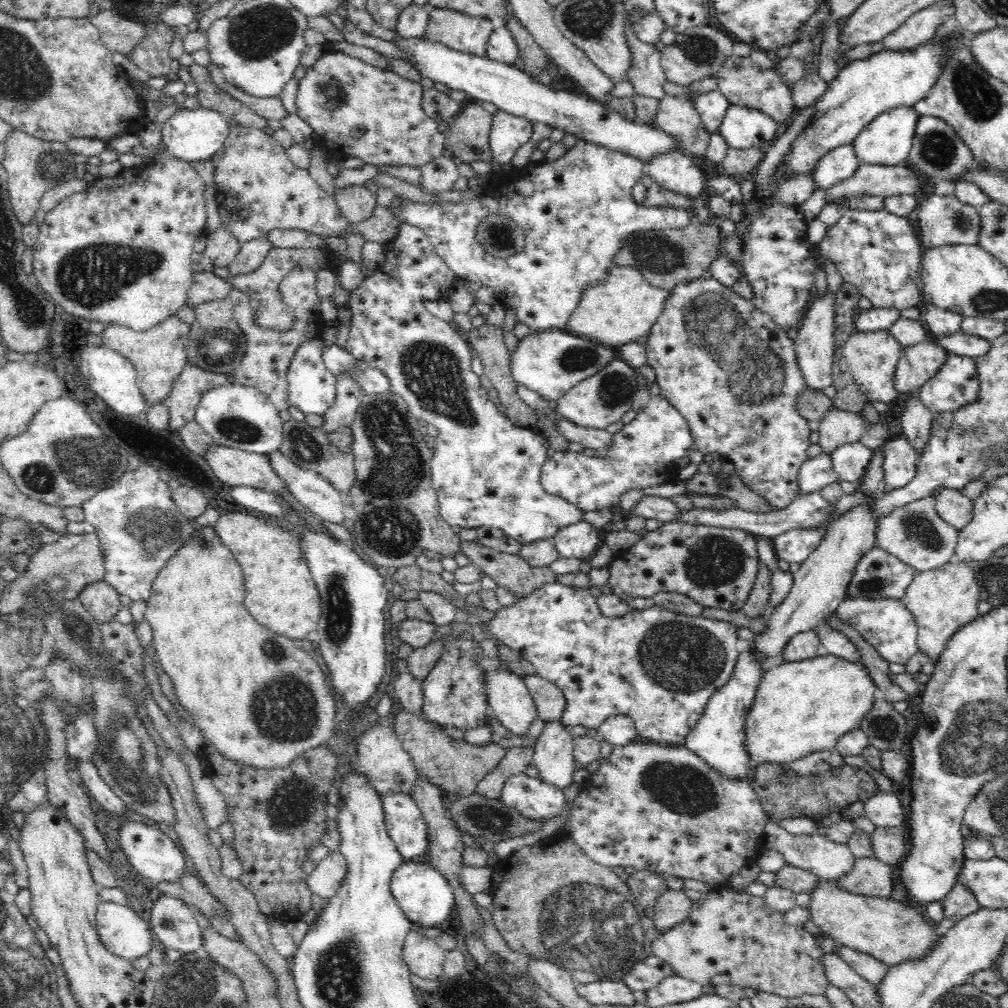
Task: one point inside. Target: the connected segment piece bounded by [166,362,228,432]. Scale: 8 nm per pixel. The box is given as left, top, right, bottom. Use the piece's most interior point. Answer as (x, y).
(183, 399)

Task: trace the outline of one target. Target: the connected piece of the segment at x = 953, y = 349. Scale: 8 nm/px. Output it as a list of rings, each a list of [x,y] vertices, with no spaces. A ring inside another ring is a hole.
[[[958,330],[956,334],[948,334],[948,336],[936,336],[930,332],[928,340],[940,344],[942,348],[946,348],[950,354],[956,356],[968,356],[968,358],[976,358],[982,356],[990,350],[990,342],[980,338],[980,336],[970,336],[962,330]]]

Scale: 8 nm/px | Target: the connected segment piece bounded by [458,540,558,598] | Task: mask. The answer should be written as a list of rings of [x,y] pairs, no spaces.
[[[460,540],[458,554],[464,554],[472,560],[484,576],[490,576],[500,588],[512,590],[518,598],[532,594],[536,588],[548,582],[556,582],[558,574],[552,574],[548,568],[530,566],[520,554],[506,554],[488,546],[482,546],[478,540],[468,542]]]

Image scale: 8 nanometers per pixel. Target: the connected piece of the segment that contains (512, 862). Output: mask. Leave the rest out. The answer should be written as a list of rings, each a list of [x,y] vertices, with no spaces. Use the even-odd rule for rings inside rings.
[[[554,834],[552,838],[548,840],[542,840],[534,846],[526,846],[526,848],[520,848],[516,850],[510,858],[504,858],[500,860],[496,866],[492,866],[492,900],[494,900],[494,922],[496,922],[496,928],[498,932],[502,934],[502,938],[506,940],[506,944],[514,950],[514,952],[524,952],[528,956],[540,956],[540,958],[548,958],[552,960],[554,964],[558,964],[560,968],[564,968],[566,972],[572,974],[572,978],[578,982],[578,984],[590,984],[590,982],[602,982],[602,980],[616,980],[620,982],[630,968],[634,968],[634,964],[642,962],[644,958],[652,956],[650,952],[650,944],[652,940],[656,940],[656,936],[660,936],[660,932],[656,930],[654,926],[654,920],[648,918],[644,912],[640,912],[640,908],[632,902],[632,894],[628,890],[628,884],[624,884],[614,872],[612,868],[606,868],[606,866],[600,866],[600,864],[594,864],[592,860],[588,860],[588,856],[584,854],[582,848],[578,848],[576,842],[572,842],[566,834]]]

